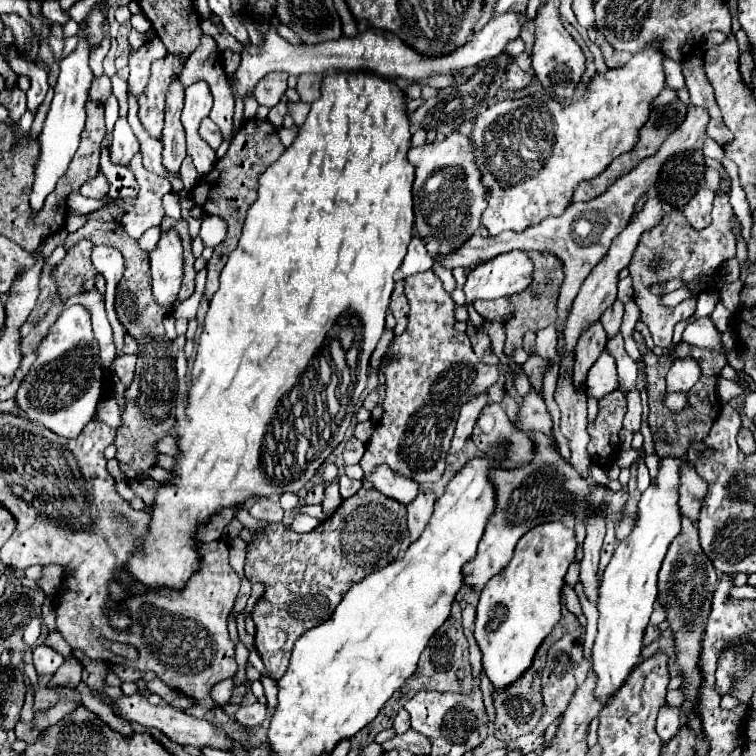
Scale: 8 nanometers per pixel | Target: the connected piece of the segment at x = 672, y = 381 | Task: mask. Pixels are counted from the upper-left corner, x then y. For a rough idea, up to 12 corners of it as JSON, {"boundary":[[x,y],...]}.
{"boundary":[[693,358],[675,360],[667,392],[687,392],[701,376]]}

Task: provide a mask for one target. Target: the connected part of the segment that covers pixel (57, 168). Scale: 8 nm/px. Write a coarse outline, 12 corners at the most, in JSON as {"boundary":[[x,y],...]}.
{"boundary":[[89,44],[61,60],[39,134],[31,212],[79,148],[93,74]]}

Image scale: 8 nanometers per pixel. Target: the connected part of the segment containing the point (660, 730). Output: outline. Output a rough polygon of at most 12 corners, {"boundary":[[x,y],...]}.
{"boundary":[[665,702],[657,716],[657,734],[671,740],[681,726],[681,710]]}

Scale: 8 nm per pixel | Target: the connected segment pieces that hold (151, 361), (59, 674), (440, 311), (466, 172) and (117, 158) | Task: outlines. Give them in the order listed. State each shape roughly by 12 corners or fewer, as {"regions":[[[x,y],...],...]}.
{"regions":[[[119,222],[65,238],[125,258],[115,310],[139,344],[115,458],[155,458],[175,426],[175,352],[151,294],[149,254]],[[72,654],[53,675],[47,687],[76,687],[82,663]],[[431,270],[405,278],[409,324],[359,465],[445,472],[459,408],[497,382],[455,332]],[[469,136],[407,152],[415,234],[459,248],[485,210]],[[119,118],[113,128],[109,160],[127,166],[139,152],[139,142]]]}

